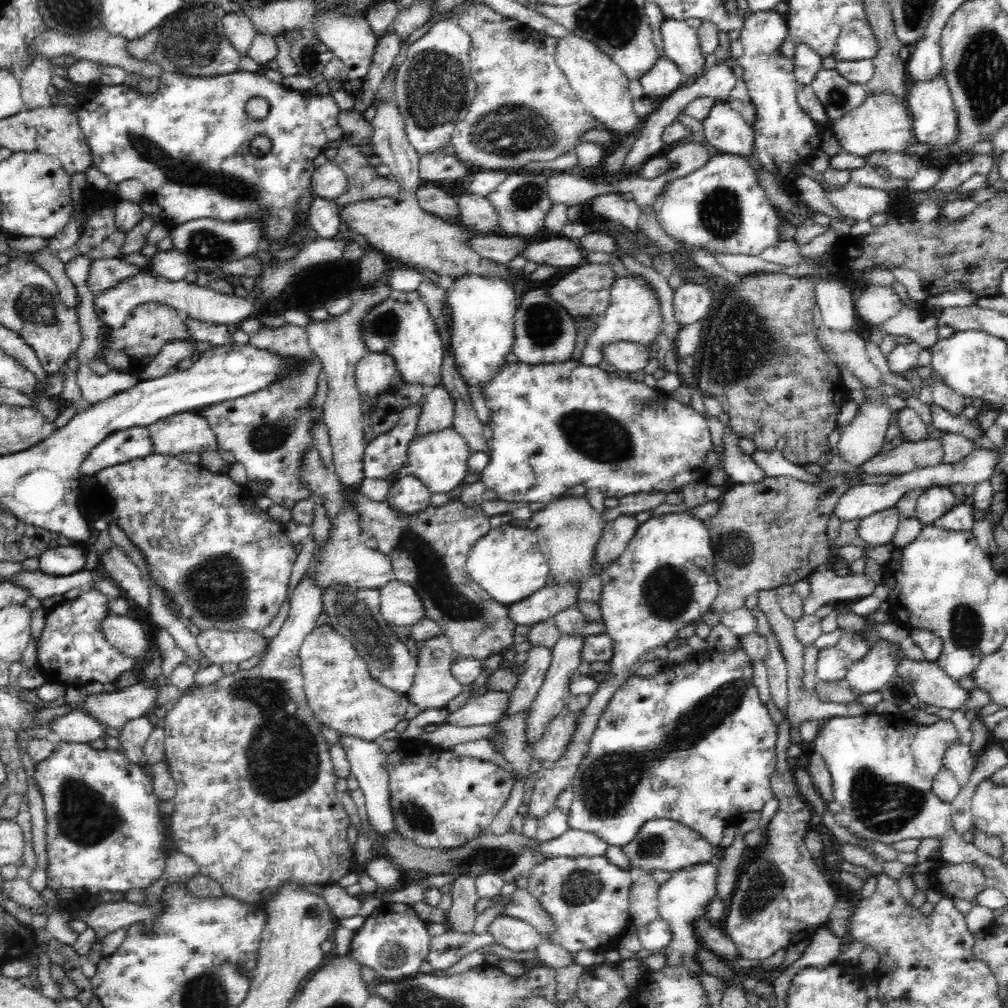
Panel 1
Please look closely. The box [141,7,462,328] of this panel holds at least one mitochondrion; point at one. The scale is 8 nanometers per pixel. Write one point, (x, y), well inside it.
(192, 42)

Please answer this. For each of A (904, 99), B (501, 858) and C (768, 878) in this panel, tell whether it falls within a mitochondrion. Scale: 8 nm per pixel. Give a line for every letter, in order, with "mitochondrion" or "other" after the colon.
A: other
B: mitochondrion
C: mitochondrion

